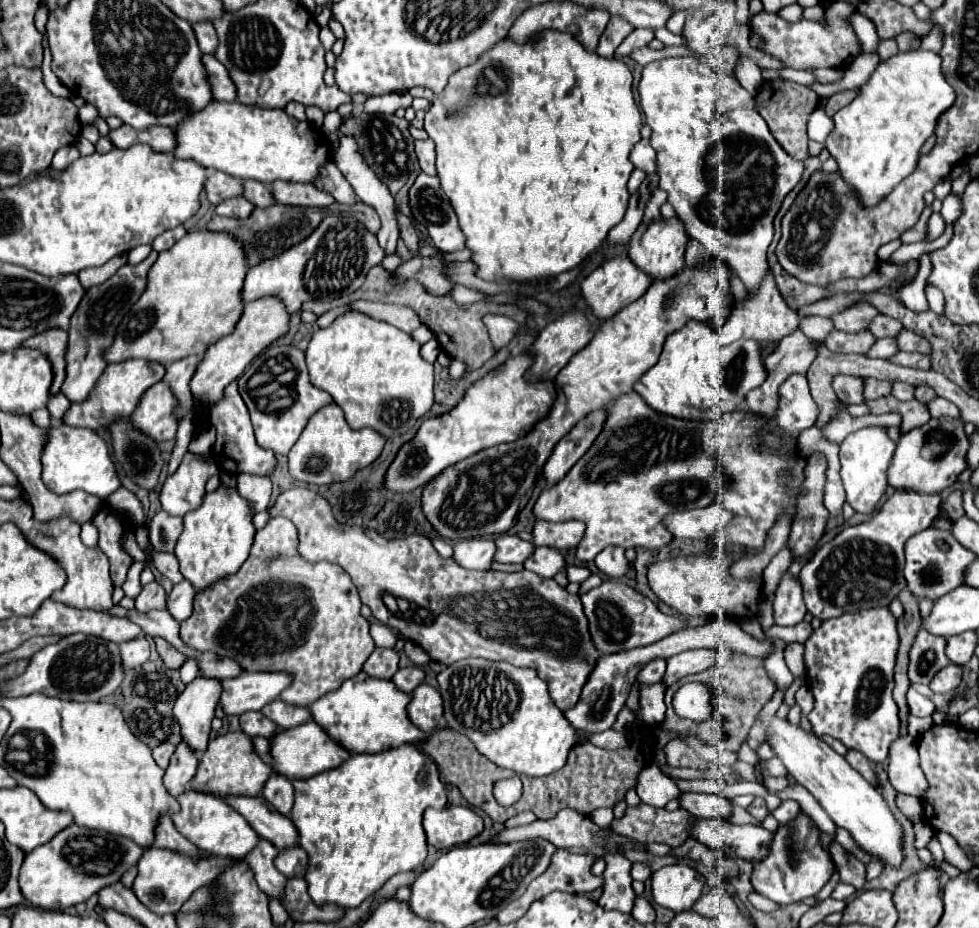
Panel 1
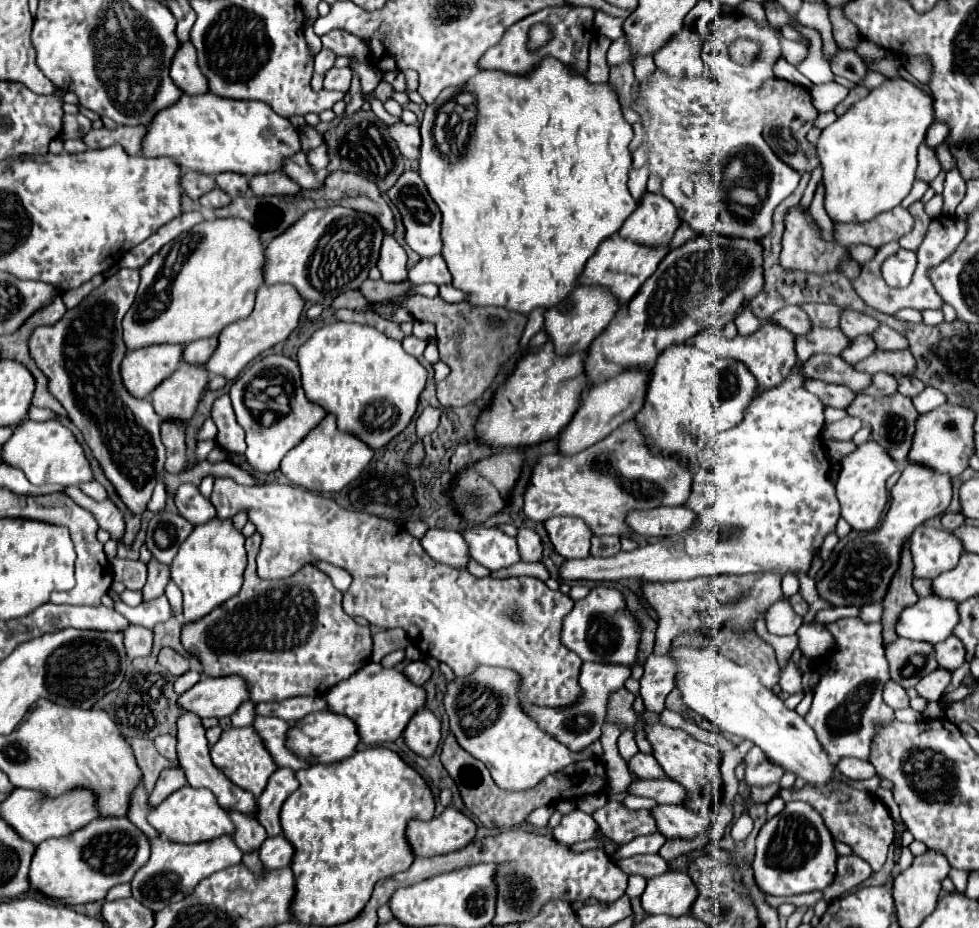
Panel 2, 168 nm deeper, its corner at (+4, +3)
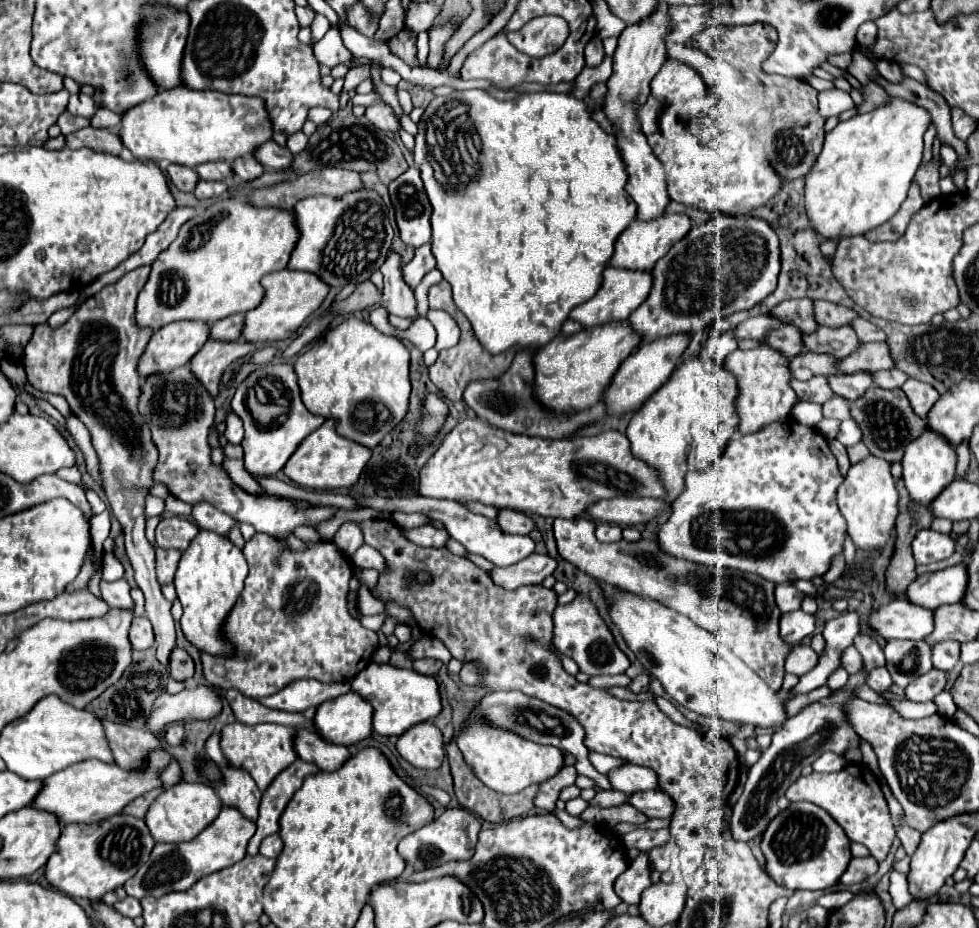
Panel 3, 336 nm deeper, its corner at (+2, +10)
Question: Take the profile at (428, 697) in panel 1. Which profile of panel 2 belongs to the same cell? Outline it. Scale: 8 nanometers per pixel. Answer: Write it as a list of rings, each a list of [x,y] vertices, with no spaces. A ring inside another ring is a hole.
[[[422,708],[422,712],[416,712],[404,730],[404,742],[414,754],[422,758],[432,758],[440,742],[438,718],[428,708]]]

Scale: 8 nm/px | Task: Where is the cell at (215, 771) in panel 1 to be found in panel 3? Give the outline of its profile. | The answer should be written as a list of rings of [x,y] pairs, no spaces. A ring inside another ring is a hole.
[[[230,723],[222,729],[222,753],[226,757],[226,763],[230,767],[238,767],[242,771],[248,771],[256,785],[264,791],[272,779],[286,769],[292,761],[296,761],[296,753],[292,749],[292,739],[294,739],[294,729],[276,725],[276,723],[260,723],[260,725],[244,725],[244,723]]]

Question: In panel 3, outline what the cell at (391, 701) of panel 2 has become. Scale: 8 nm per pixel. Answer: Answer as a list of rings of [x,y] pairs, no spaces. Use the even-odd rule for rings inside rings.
[[[370,663],[352,679],[350,687],[374,707],[372,725],[378,735],[402,735],[412,725],[434,719],[442,711],[436,679],[420,675],[414,669],[398,669],[388,663]]]

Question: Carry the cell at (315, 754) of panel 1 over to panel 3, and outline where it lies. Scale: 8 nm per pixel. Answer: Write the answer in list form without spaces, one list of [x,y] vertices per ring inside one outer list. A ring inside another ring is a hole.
[[[346,693],[324,701],[312,723],[322,739],[348,747],[372,733],[372,707],[356,693]]]

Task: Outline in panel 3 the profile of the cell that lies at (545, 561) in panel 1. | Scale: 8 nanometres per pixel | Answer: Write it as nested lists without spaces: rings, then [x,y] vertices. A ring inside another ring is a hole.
[[[500,509],[498,513],[498,525],[506,533],[516,533],[516,535],[530,535],[534,529],[534,521],[514,509]]]

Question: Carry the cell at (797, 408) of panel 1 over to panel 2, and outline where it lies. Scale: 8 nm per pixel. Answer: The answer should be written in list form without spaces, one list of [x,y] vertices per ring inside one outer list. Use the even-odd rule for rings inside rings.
[[[794,368],[790,380],[766,396],[750,402],[746,416],[738,428],[720,432],[704,448],[700,468],[692,478],[692,494],[686,500],[686,508],[696,514],[694,524],[678,534],[666,536],[634,552],[618,552],[612,558],[590,558],[590,560],[564,560],[558,570],[558,578],[570,580],[594,580],[594,582],[616,582],[620,578],[638,578],[650,582],[670,580],[692,580],[698,576],[720,576],[720,574],[756,574],[776,572],[798,574],[808,572],[814,556],[820,552],[824,538],[834,532],[840,518],[840,504],[836,488],[830,480],[830,460],[820,438],[824,424],[824,408],[816,396],[810,396],[802,388],[804,378]]]

